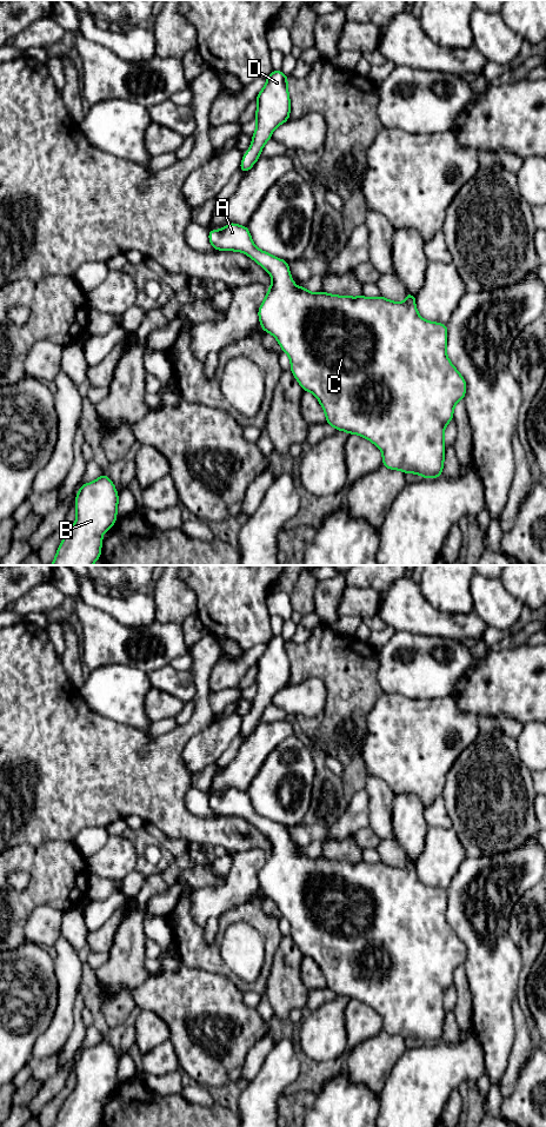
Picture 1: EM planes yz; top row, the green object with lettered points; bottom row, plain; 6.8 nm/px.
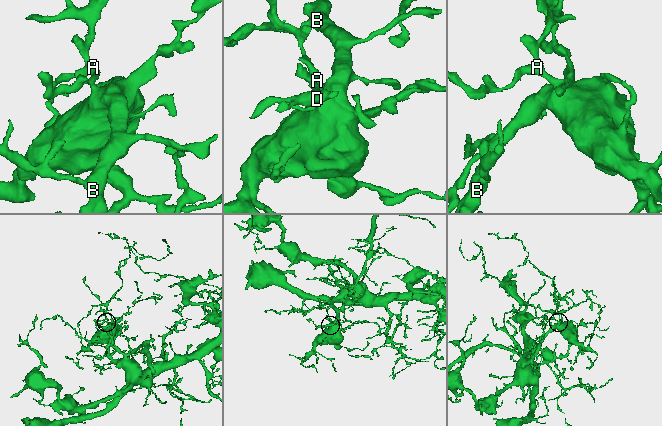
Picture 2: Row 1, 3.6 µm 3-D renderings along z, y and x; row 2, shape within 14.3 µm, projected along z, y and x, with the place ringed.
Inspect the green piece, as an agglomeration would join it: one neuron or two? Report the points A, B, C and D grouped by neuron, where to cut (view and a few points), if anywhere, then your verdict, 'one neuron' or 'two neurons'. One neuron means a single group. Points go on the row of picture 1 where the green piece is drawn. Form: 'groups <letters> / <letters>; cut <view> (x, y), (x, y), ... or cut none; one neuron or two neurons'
groups A B C D; cut none; one neuron

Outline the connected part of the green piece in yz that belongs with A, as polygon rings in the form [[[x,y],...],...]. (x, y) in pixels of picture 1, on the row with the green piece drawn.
[[[234,223],[222,230],[208,231],[212,247],[217,251],[237,251],[247,254],[272,277],[272,285],[259,306],[261,329],[275,337],[291,359],[291,371],[304,391],[312,392],[326,415],[326,422],[335,430],[355,433],[371,440],[382,452],[382,465],[389,470],[418,473],[422,478],[441,477],[445,443],[444,431],[453,419],[457,403],[466,395],[466,380],[453,366],[446,353],[447,326],[427,321],[419,316],[415,294],[406,292],[402,303],[381,294],[377,298],[348,297],[307,291],[297,287],[289,274],[288,261],[259,250],[247,226]]]

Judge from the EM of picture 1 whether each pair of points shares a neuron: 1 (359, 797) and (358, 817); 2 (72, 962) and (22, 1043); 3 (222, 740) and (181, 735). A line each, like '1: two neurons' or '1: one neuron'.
1: one neuron
2: two neurons
3: two neurons

